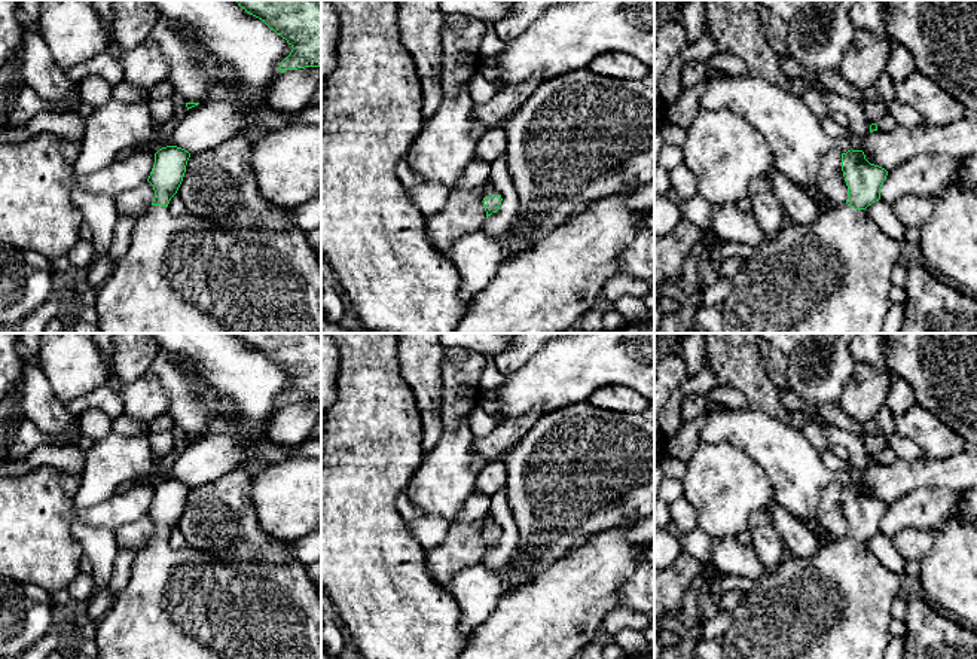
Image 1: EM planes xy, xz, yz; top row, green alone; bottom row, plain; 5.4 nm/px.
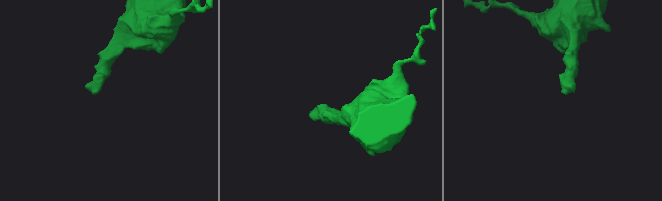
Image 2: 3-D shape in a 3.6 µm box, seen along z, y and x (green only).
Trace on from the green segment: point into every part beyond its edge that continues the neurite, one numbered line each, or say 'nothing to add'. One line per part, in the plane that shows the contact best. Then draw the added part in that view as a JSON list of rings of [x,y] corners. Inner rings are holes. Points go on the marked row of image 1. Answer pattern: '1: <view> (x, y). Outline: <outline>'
1: yz (833, 275). Outline: [[[848,204],[821,211],[810,225],[787,222],[778,232],[767,237],[748,259],[748,265],[732,278],[732,289],[724,300],[724,333],[882,333],[883,323],[891,308],[889,290],[892,287],[892,269],[900,262],[903,242],[886,235],[874,225],[864,210],[855,210]]]

